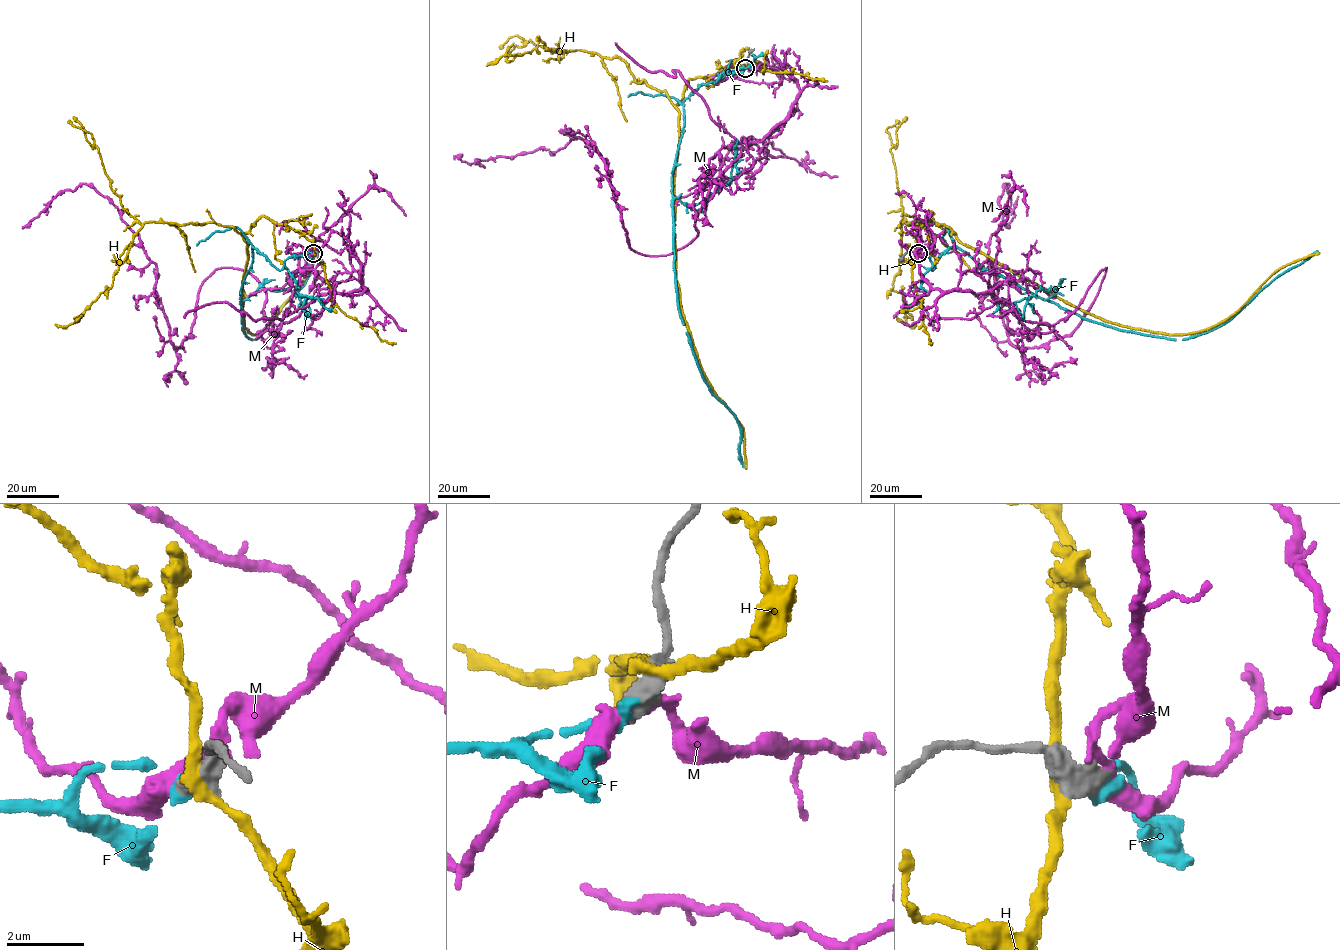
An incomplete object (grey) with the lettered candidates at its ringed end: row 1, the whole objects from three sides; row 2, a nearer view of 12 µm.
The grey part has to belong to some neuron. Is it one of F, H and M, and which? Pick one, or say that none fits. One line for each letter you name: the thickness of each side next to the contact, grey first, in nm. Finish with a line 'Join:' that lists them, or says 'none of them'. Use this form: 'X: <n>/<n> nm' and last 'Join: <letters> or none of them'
F: 650/340 nm
Join: F

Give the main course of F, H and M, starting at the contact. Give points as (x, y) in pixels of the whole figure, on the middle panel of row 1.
F: (745, 67), (701, 84), (683, 102), (672, 179), (681, 319), (709, 390), (738, 422), (744, 467)
H: (747, 65), (689, 80), (674, 105), (674, 248), (683, 318), (712, 391), (744, 430), (746, 468)
M: (745, 68), (786, 65), (798, 98), (667, 255), (630, 247), (607, 166), (579, 137), (454, 159)

